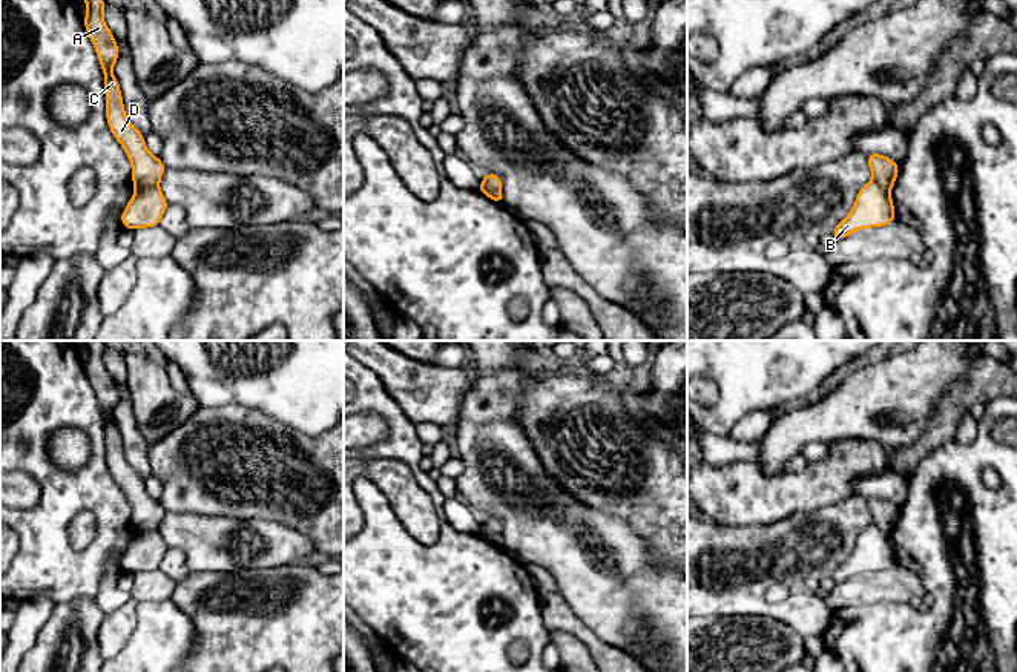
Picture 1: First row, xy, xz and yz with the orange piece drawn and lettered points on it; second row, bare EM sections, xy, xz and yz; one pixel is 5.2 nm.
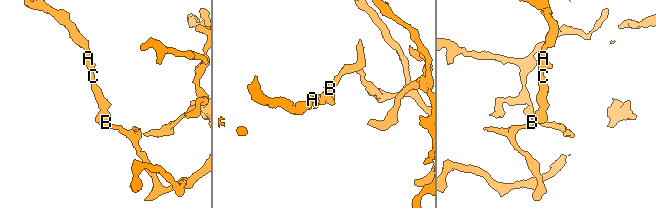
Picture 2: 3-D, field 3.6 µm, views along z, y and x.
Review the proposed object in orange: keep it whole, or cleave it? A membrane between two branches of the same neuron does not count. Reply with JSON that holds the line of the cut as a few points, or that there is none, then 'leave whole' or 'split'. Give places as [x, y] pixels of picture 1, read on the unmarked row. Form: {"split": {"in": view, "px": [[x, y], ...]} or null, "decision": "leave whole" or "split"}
{"split": {"in": "xy", "px": [[157, 528], [137, 531]]}, "decision": "split"}

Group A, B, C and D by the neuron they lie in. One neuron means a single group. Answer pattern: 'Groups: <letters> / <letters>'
Groups: A C D / B

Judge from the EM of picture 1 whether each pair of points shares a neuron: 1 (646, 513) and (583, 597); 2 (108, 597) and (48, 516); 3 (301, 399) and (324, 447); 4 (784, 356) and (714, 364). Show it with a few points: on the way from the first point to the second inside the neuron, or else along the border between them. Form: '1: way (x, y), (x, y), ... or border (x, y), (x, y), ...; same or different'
1: border (603, 511), (622, 517), (646, 542), (655, 559); different
2: border (112, 557), (94, 597); different
3: border (284, 422), (307, 434), (327, 431); different
4: way (767, 356), (730, 356); same

